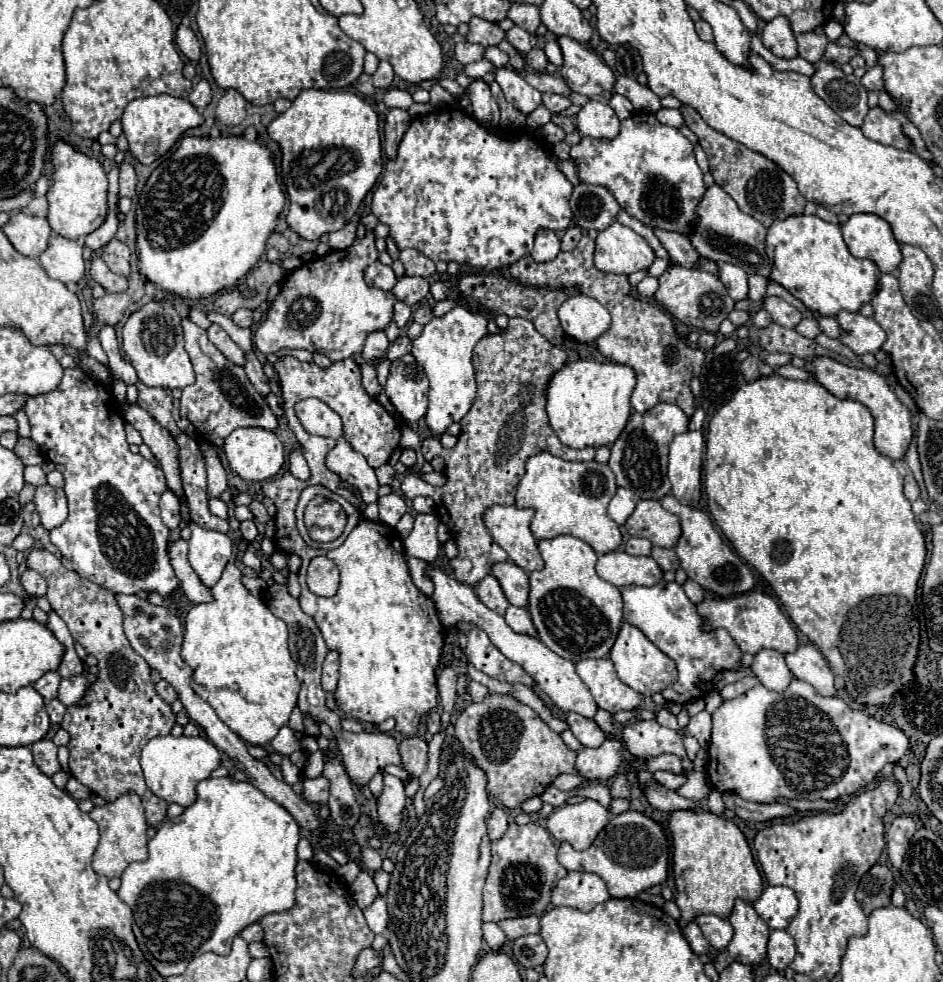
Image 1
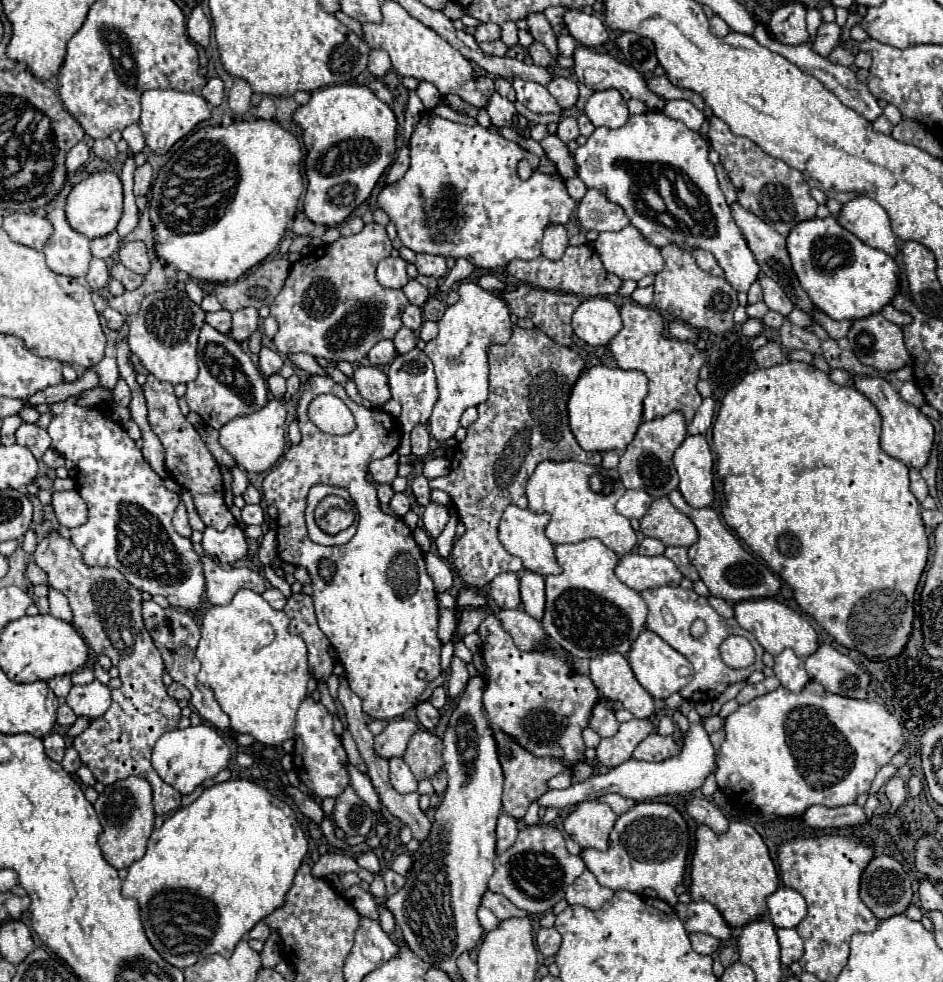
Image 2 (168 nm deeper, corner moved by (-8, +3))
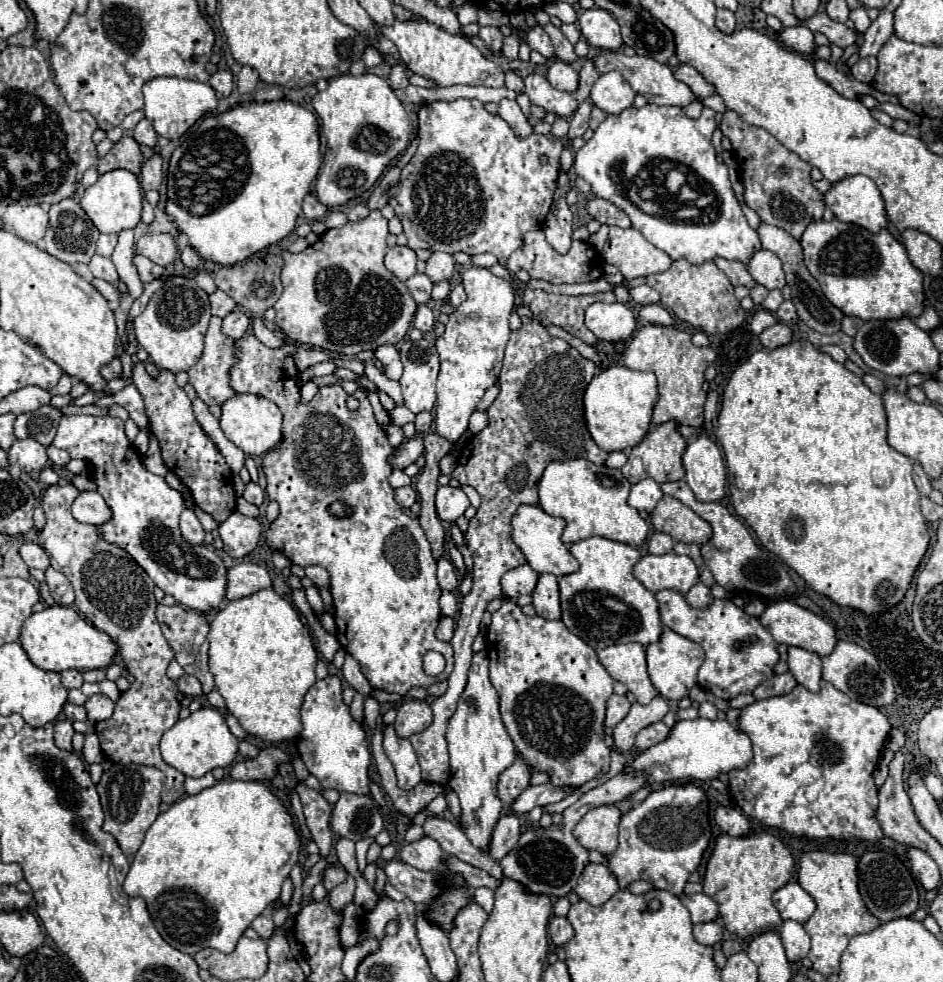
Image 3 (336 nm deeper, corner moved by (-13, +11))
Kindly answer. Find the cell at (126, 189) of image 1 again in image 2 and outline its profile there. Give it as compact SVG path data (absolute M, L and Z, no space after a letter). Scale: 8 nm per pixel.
M145 163L145 165L137 167L137 171L135 171L135 195L147 195L151 181L153 181L151 165Z

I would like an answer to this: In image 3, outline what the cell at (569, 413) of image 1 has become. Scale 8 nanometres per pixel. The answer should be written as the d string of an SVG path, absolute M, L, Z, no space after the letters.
M612 365L596 373L584 393L584 419L596 445L608 453L638 445L650 425L656 399L658 391L654 373L634 371L622 365Z

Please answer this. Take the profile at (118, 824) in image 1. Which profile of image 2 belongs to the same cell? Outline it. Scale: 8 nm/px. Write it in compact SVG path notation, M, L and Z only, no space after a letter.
M127 777L109 785L93 803L99 821L103 825L103 833L99 835L99 845L103 849L105 861L111 863L115 869L129 867L131 863L139 861L145 855L147 839L153 831L153 821L155 821L151 797L153 797L151 785L145 779Z

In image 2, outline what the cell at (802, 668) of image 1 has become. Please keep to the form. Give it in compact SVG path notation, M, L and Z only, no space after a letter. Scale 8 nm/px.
M821 645L811 657L807 657L805 669L809 677L821 683L829 693L851 699L867 699L871 681L869 673L831 645Z

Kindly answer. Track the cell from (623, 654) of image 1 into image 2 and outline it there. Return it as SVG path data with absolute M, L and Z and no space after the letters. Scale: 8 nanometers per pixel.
M643 631L629 651L629 663L637 677L637 681L647 689L655 699L667 699L671 693L681 691L691 679L693 679L693 665L687 657L683 657L679 651L675 651L669 643L665 643L657 633Z

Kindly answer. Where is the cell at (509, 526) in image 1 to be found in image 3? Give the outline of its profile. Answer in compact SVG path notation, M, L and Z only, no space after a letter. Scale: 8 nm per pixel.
M520 505L512 517L512 541L520 547L520 551L526 555L526 561L536 573L552 573L556 577L562 577L578 571L578 561L570 555L568 545L564 545L560 539L564 527L566 521L562 517L552 517L538 505Z

